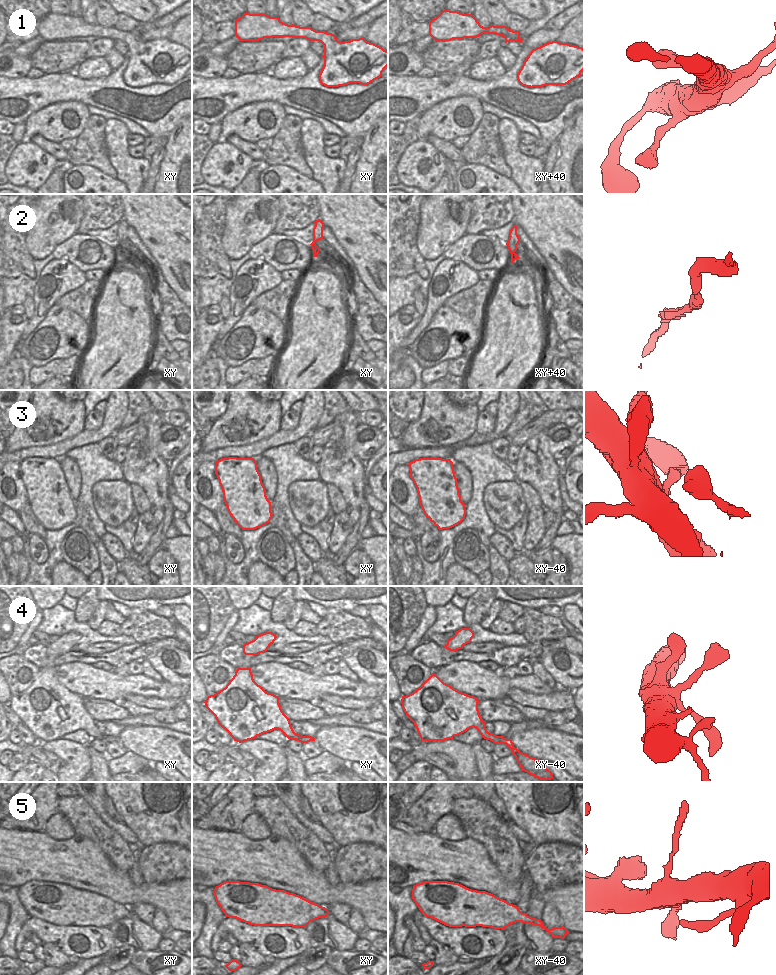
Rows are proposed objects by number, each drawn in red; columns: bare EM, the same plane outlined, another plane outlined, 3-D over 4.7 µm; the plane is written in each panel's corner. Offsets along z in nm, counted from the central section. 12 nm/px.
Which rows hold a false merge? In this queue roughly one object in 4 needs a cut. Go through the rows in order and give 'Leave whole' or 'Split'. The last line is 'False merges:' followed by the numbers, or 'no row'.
1: Leave whole
2: Leave whole
3: Leave whole
4: Leave whole
5: Leave whole
False merges: no row.

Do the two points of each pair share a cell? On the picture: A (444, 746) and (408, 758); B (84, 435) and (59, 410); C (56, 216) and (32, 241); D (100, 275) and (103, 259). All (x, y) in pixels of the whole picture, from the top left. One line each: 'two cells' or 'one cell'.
A: two cells
B: two cells
C: one cell
D: two cells

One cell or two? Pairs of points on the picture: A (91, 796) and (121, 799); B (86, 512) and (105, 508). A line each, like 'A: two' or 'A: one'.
A: two
B: two

